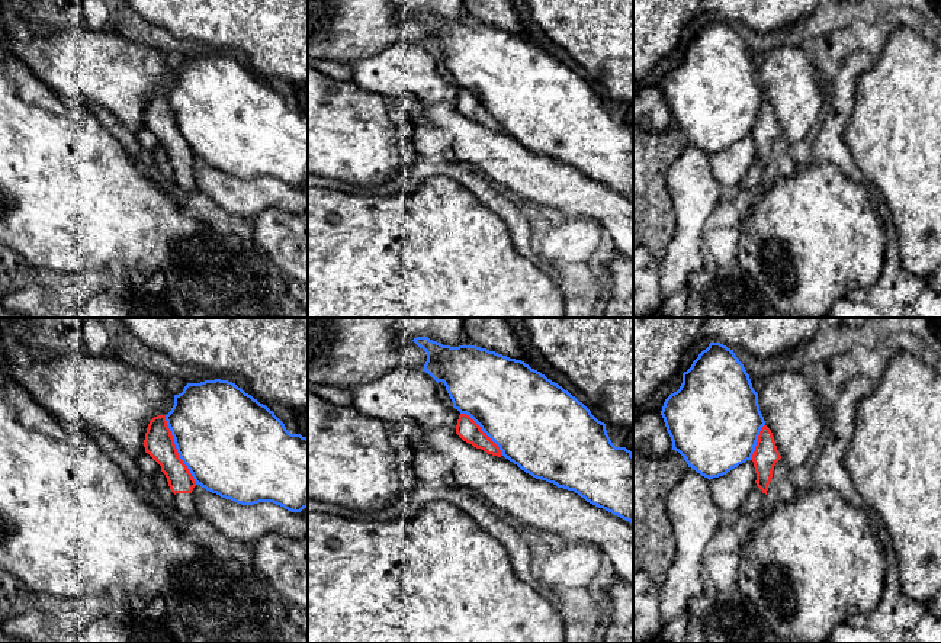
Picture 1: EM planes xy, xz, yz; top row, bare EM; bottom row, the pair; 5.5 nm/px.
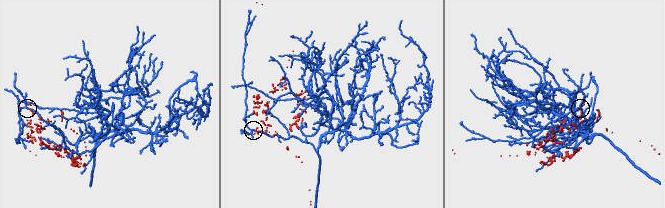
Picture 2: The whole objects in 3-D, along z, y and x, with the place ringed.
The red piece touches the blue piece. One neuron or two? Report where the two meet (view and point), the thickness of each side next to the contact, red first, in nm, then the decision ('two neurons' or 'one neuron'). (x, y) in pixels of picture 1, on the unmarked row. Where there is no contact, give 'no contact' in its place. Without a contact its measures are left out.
meets red in xy at (176, 125); 170 nm thick on the red side, 500 nm on the other; two neurons

